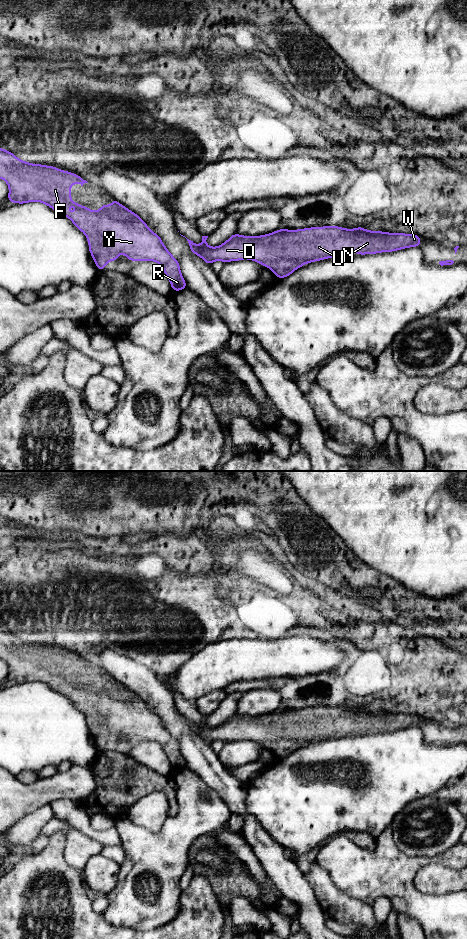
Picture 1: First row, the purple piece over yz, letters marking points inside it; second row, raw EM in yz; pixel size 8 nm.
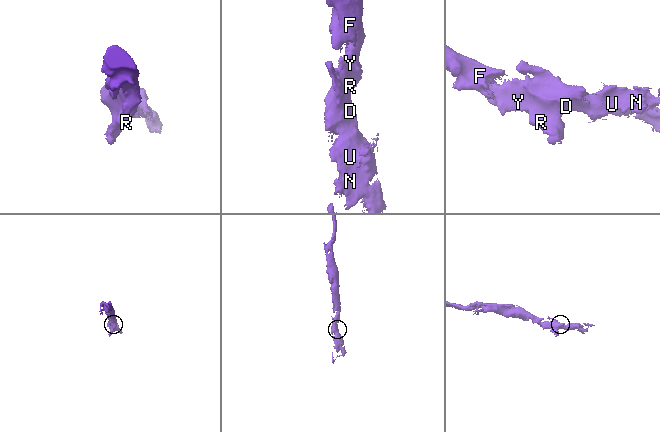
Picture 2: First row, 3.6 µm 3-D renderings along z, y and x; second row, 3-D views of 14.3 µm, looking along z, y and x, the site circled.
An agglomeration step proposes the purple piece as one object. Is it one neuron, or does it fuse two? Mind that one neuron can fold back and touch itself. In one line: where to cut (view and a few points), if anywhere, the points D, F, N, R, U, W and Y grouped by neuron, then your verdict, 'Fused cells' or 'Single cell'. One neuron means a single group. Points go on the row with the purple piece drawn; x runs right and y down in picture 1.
No split. Groups: D F N R U W Y. Single cell

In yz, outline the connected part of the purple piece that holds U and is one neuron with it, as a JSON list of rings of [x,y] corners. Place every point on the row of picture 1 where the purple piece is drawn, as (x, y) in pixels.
[[[337,226],[312,227],[299,230],[279,229],[273,233],[266,235],[251,237],[242,236],[234,233],[227,241],[218,247],[209,247],[206,243],[208,236],[202,236],[202,243],[197,246],[193,241],[187,239],[189,248],[192,253],[200,256],[207,264],[211,265],[216,260],[222,262],[239,261],[241,259],[249,259],[256,261],[264,267],[270,268],[277,278],[285,278],[293,273],[299,267],[314,261],[320,261],[331,257],[351,256],[356,250],[358,255],[376,254],[380,252],[391,252],[408,247],[419,247],[421,238],[416,234],[389,233],[365,230],[363,227],[355,229],[345,229]]]

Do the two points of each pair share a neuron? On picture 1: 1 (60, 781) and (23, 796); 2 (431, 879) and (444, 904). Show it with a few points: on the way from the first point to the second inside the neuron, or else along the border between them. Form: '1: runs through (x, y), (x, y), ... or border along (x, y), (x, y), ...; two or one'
1: runs through (51, 789), (32, 796); one
2: border along (417, 888), (424, 893), (435, 894), (456, 891); two

